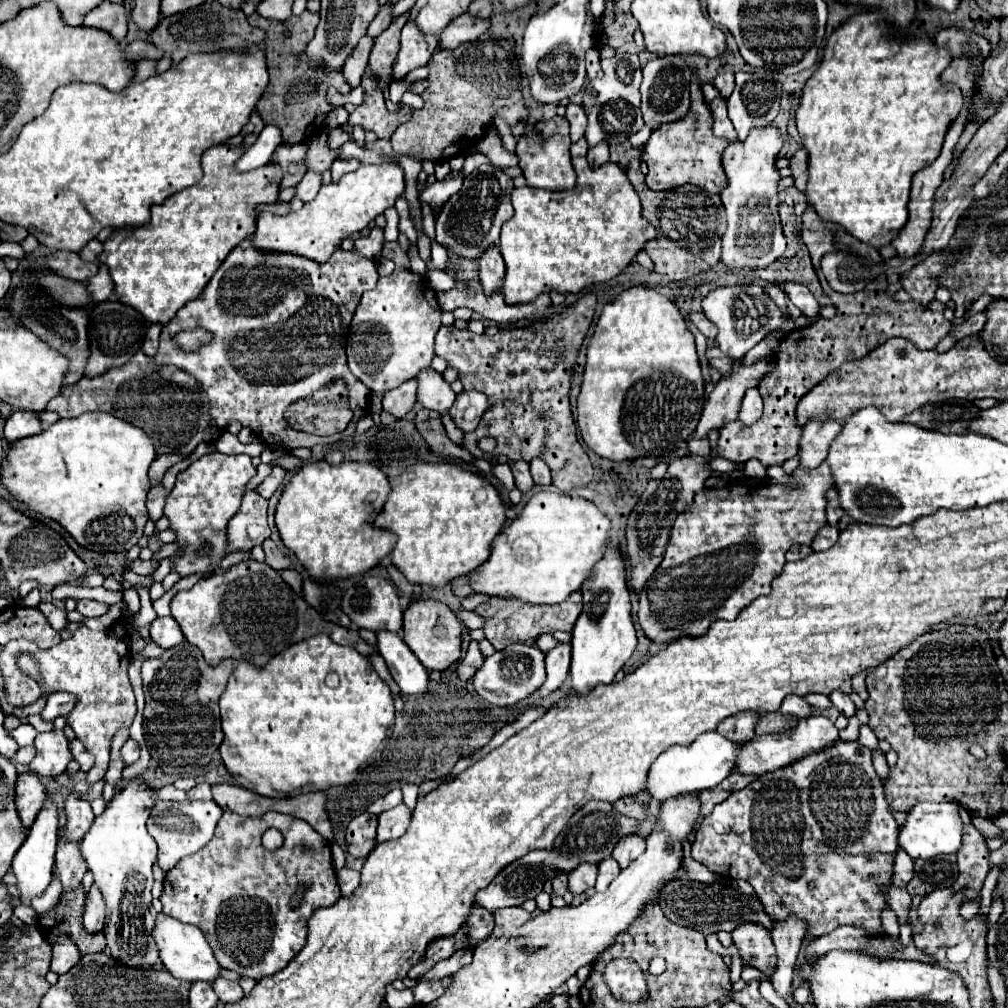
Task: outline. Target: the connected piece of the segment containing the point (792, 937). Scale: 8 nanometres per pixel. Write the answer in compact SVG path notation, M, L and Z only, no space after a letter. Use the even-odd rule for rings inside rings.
M790 915L786 921L778 921L772 927L772 939L778 951L778 967L772 973L770 981L778 991L778 995L784 999L788 999L792 993L792 975L794 975L800 945L806 937L806 929L808 923L798 919L796 915Z

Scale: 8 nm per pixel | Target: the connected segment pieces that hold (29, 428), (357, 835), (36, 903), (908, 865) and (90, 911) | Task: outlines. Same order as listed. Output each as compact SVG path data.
M16 411L6 419L4 427L4 437L12 443L30 435L36 435L42 431L40 419L32 411Z
M360 813L348 823L346 849L352 857L366 857L376 847L378 817L372 813Z
M54 873L54 875L52 875L52 881L50 881L50 885L48 885L48 889L46 889L42 895L38 895L38 897L32 899L34 911L36 911L38 915L40 915L40 913L48 913L48 911L58 903L60 893L62 893L62 885L60 885L58 875Z
M898 851L894 857L894 869L892 869L892 885L896 887L906 887L908 881L912 879L912 869L914 861L904 855L904 851Z
M92 885L86 895L86 911L84 911L84 927L90 933L96 933L104 927L104 909L106 909L106 903L102 893L96 885Z

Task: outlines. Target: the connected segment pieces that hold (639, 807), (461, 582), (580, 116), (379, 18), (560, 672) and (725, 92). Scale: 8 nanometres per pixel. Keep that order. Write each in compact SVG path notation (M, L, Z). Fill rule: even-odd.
M622 797L620 801L614 803L614 807L616 807L616 811L622 813L622 815L628 815L628 817L634 817L634 819L640 819L640 821L646 821L646 819L648 819L644 801L640 801L640 799Z
M459 577L450 582L454 594L460 598L465 598L472 593L470 584L466 577Z
M568 103L566 119L570 121L570 137L576 143L580 137L584 137L584 131L586 131L586 113L580 105Z
M388 1L382 9L380 9L380 13L374 17L374 21L370 23L370 27L368 27L368 35L370 37L378 37L390 23L392 23L392 1Z
M560 643L556 649L552 649L546 655L546 681L542 683L542 687L538 691L534 691L532 695L528 695L528 699L522 699L522 703L514 705L514 709L526 707L526 705L536 705L538 701L542 701L544 697L548 697L552 691L556 691L564 679L568 677L570 671L570 647Z
M720 73L714 79L714 87L722 93L722 97L728 97L734 91L734 73Z

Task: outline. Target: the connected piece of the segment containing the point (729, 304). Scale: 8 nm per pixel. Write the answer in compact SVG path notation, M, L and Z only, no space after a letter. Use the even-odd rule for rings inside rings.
M728 285L710 291L702 299L704 315L718 327L718 347L730 357L746 355L756 343L760 343L770 331L780 329L782 333L790 333L796 329L790 315L784 315L780 307L768 297L768 293L760 285Z

